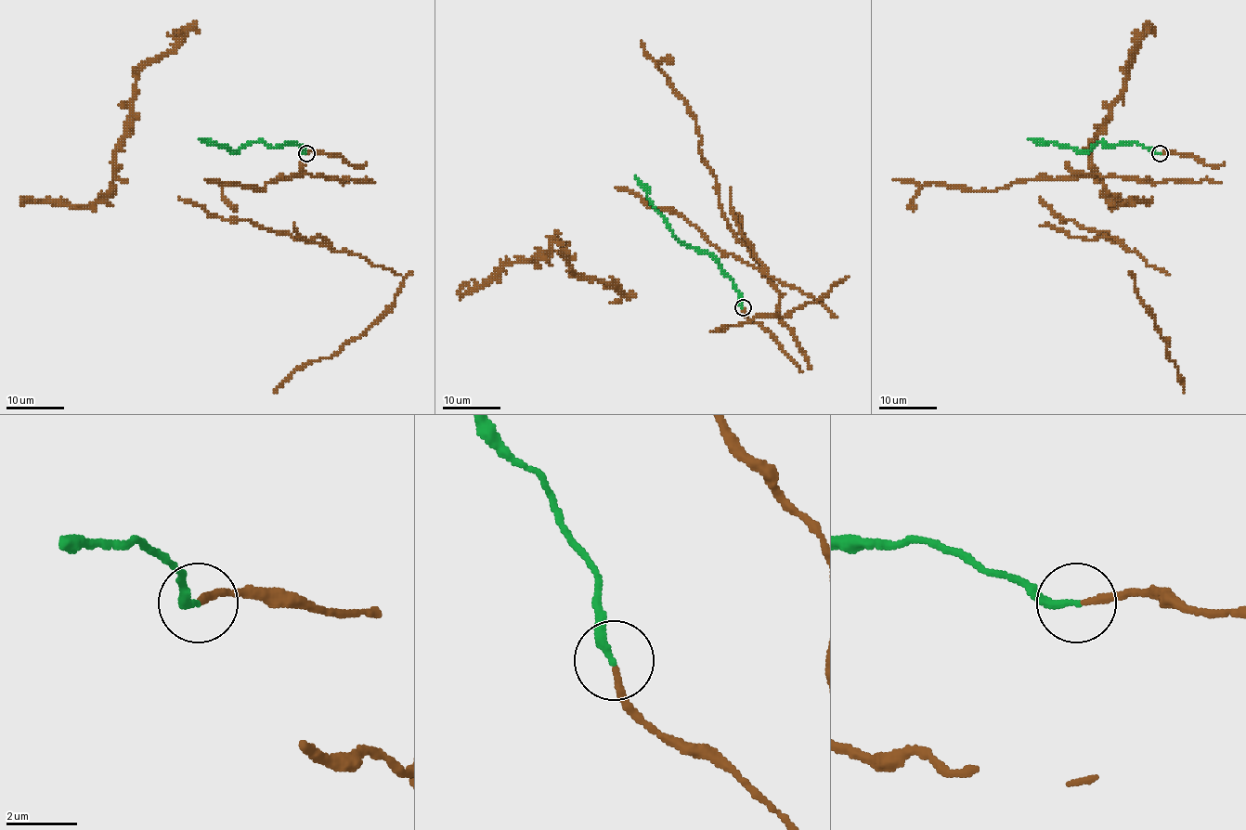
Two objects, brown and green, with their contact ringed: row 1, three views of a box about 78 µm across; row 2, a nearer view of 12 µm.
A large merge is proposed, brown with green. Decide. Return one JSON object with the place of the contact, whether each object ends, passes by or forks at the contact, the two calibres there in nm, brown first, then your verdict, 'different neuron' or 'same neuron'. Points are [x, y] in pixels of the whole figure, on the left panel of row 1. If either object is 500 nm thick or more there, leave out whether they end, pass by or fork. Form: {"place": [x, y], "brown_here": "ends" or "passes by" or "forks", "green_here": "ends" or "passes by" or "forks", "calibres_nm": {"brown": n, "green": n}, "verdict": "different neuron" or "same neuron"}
{"place": [306, 153], "brown_here": "ends", "green_here": "ends", "calibres_nm": {"brown": 180, "green": 240}, "verdict": "same neuron"}

